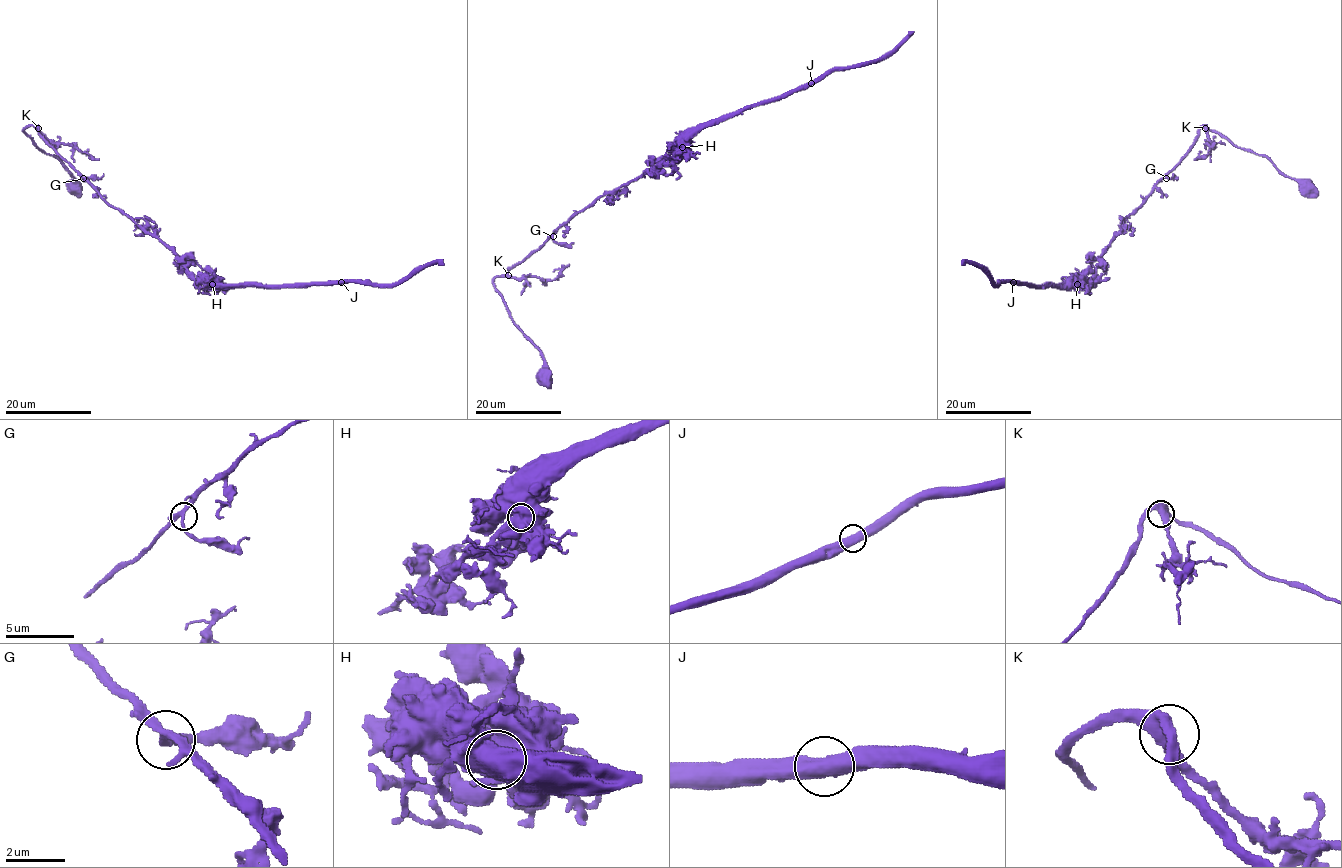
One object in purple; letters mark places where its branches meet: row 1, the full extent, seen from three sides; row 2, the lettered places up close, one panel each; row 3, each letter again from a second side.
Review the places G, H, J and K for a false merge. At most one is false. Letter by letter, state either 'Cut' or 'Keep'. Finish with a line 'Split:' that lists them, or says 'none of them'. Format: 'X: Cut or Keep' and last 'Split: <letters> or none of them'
G: Keep
H: Cut
J: Keep
K: Keep
Split: H

